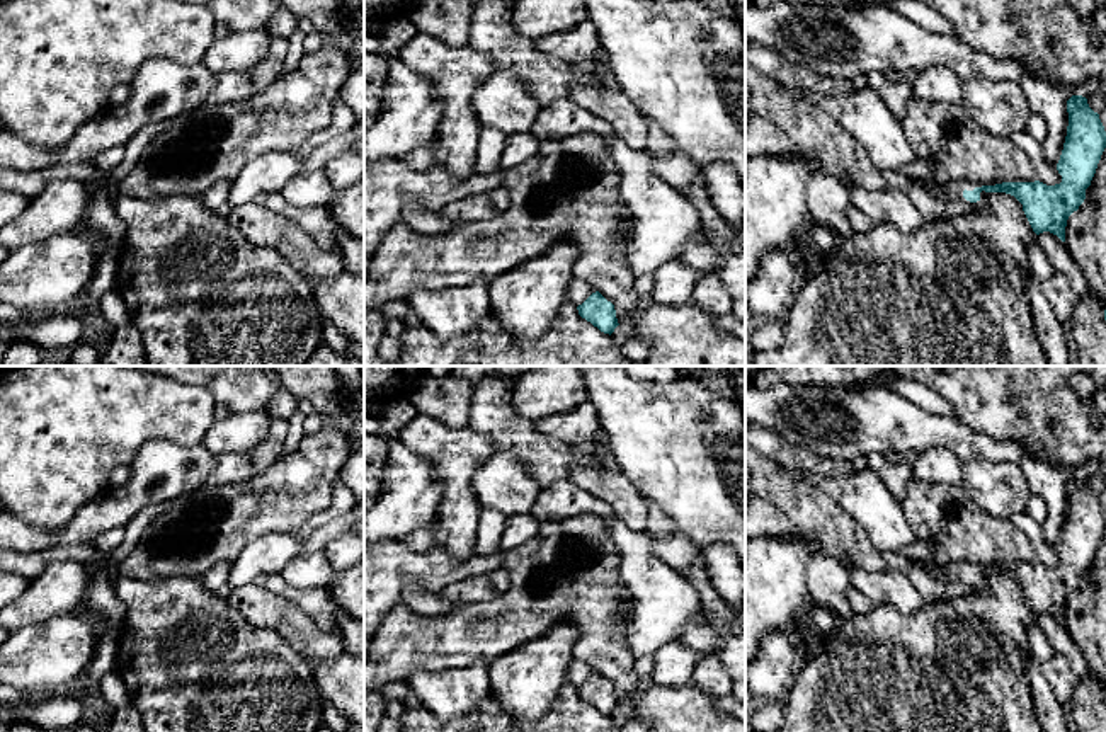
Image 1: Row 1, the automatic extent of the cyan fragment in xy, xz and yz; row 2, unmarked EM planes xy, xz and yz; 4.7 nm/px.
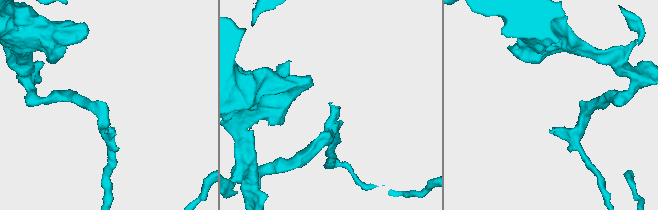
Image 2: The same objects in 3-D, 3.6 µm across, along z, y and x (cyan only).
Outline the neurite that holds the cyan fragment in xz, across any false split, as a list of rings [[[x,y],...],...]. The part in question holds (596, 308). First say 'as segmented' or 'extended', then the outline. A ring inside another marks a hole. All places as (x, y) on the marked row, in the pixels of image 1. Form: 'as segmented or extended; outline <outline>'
as segmented; outline [[[599,291],[592,293],[582,305],[577,306],[579,315],[590,322],[604,334],[613,334],[619,325],[616,310]]]

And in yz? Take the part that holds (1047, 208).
extended; outline [[[1072,95],[1067,100],[1069,126],[1057,170],[1062,182],[1046,186],[1035,182],[1002,182],[995,186],[972,184],[966,180],[951,180],[936,184],[927,177],[915,184],[936,196],[938,199],[953,204],[970,204],[980,208],[987,204],[992,192],[1006,192],[1014,196],[1036,235],[1050,232],[1065,242],[1065,226],[1069,216],[1079,209],[1086,199],[1086,189],[1096,174],[1101,155],[1106,148],[1106,131],[1087,99]]]

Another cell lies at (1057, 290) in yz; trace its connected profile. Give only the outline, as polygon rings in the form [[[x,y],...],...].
[[[1053,269],[1052,276],[1041,283],[1041,289],[1057,318],[1067,327],[1075,310],[1069,277]]]

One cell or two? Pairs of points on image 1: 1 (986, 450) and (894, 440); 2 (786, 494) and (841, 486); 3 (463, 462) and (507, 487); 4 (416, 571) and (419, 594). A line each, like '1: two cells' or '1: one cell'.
1: one cell
2: two cells
3: two cells
4: two cells

